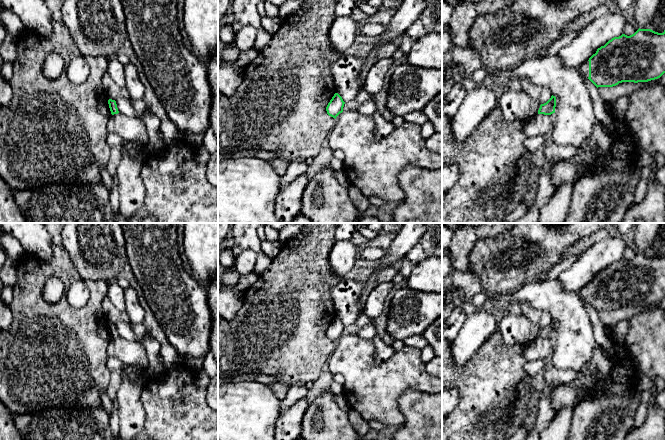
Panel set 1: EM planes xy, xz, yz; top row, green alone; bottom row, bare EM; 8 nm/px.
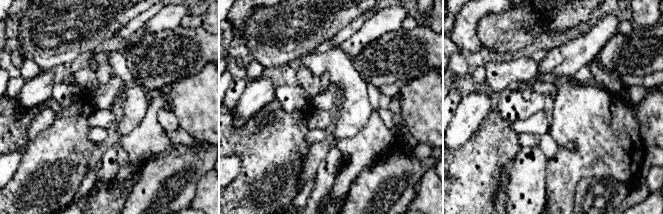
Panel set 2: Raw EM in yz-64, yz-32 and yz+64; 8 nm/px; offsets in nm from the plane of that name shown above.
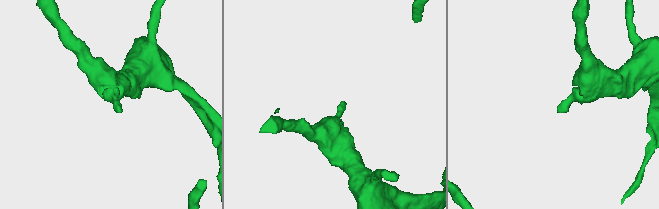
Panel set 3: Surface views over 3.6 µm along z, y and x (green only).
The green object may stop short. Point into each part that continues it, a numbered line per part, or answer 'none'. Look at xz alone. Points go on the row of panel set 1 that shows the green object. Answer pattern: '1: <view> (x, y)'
none

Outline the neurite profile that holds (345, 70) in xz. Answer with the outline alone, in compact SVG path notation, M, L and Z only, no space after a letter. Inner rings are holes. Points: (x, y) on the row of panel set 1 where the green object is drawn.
M344 55L330 66L336 91L345 103L353 100L363 89L364 81L359 74L365 60L366 58Z

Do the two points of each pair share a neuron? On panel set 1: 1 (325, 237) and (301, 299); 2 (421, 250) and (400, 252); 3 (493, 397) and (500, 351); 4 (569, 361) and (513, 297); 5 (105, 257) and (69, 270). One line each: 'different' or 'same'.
1: same
2: different
3: same
4: same
5: different

